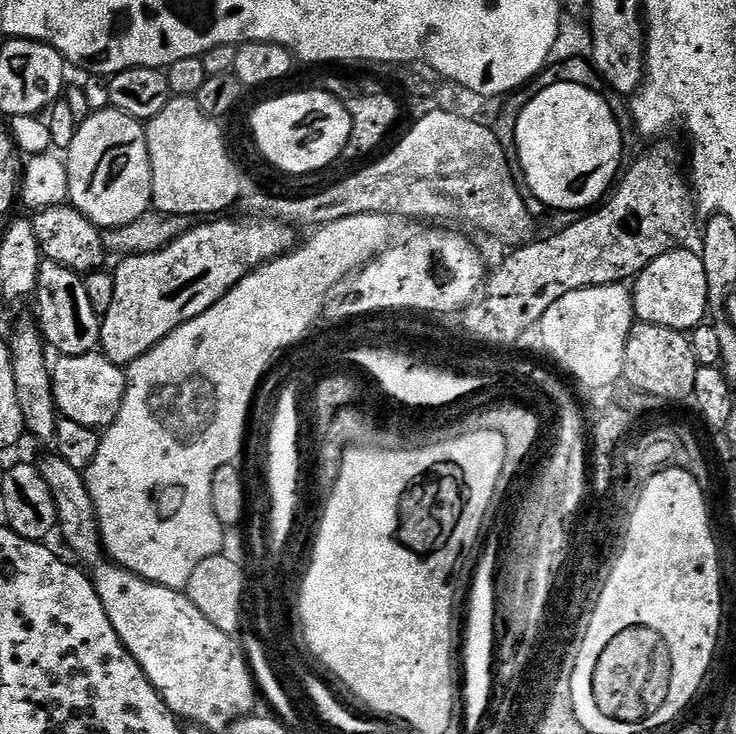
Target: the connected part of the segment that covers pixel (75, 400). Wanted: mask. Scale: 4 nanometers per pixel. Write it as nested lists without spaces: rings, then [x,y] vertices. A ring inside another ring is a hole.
[[[99,351],[87,352],[81,356],[60,356],[51,365],[52,386],[56,411],[61,417],[78,422],[80,426],[103,430],[124,401],[124,391],[128,385],[125,369],[112,364]]]

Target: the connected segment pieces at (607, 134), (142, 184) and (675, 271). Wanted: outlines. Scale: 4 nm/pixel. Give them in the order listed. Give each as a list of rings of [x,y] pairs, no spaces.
[[[559,84],[542,90],[542,94],[535,96],[522,110],[516,123],[517,158],[525,172],[529,190],[548,210],[580,212],[591,209],[609,195],[621,175],[624,136],[620,133],[620,124],[611,106],[604,98],[601,93],[586,86]]]
[[[109,106],[102,114],[91,119],[79,121],[73,144],[66,151],[66,163],[69,176],[70,204],[85,215],[97,228],[107,230],[126,226],[134,218],[142,218],[152,208],[152,171],[148,153],[148,133],[145,125],[133,116],[117,112]]]
[[[681,247],[675,252],[662,254],[651,261],[634,280],[630,291],[635,319],[641,324],[666,326],[676,332],[687,333],[696,328],[709,315],[706,269],[699,255]]]

